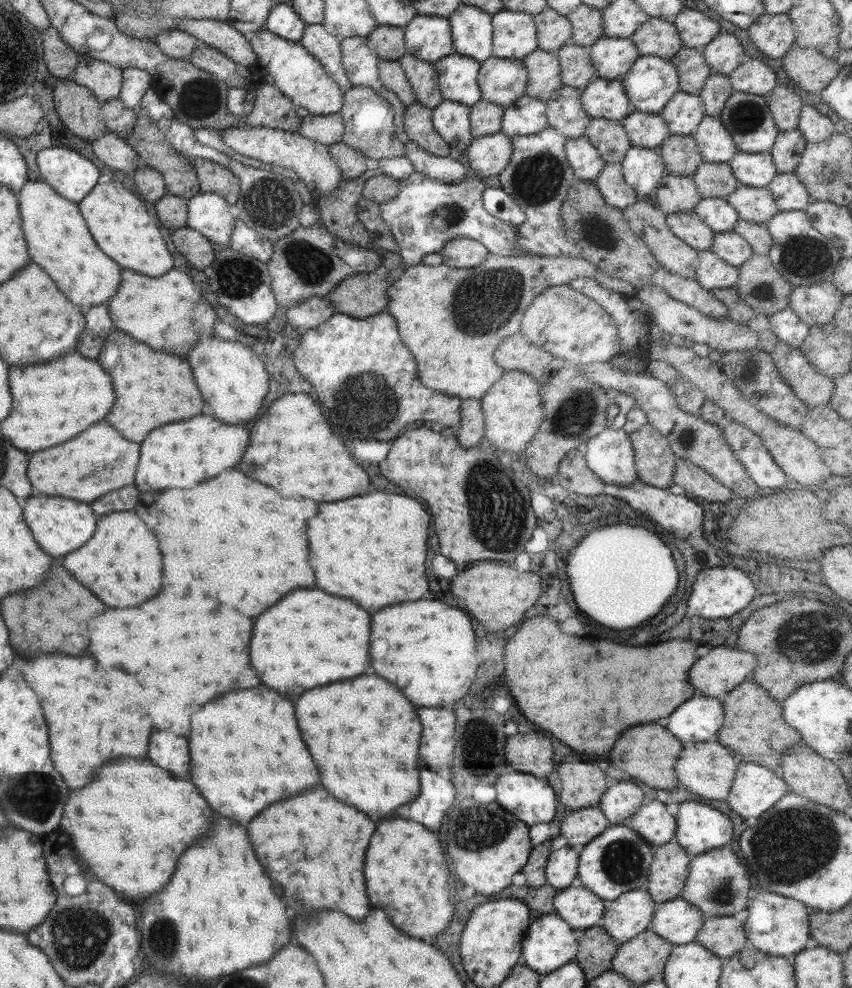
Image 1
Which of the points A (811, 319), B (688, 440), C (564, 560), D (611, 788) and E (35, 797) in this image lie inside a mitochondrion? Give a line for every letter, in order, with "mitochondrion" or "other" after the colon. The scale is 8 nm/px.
A: other
B: mitochondrion
C: other
D: other
E: mitochondrion

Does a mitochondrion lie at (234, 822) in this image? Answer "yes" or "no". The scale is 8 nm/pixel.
no

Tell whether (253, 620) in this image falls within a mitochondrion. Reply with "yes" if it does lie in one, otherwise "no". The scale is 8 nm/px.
no

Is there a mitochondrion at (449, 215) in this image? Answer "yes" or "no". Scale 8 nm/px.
yes

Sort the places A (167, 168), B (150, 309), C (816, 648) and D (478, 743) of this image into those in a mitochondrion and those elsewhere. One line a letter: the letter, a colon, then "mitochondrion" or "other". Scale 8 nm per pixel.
A: other
B: other
C: mitochondrion
D: other

